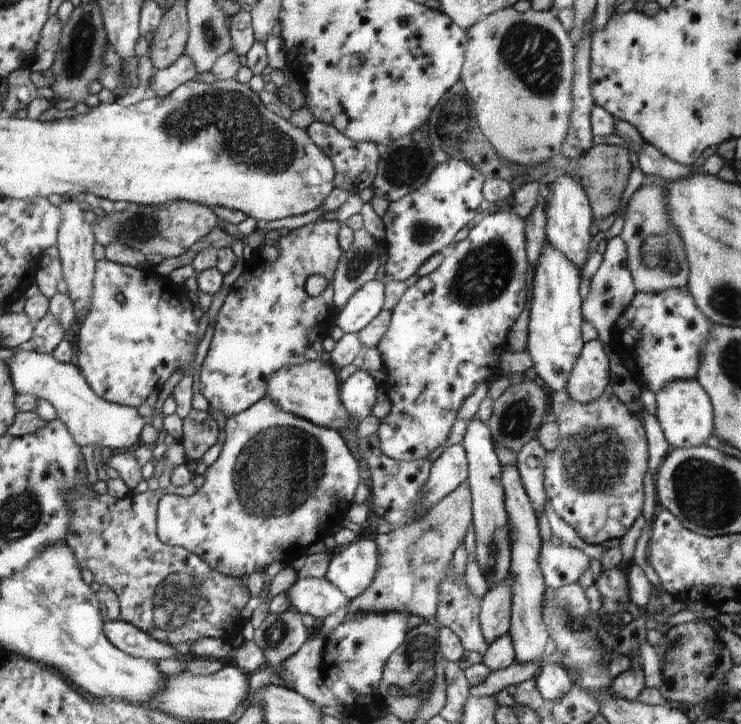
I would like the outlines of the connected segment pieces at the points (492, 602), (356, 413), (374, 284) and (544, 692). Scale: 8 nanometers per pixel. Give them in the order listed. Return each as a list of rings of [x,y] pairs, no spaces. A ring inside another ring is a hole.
[[[512,574],[498,586],[492,586],[481,599],[479,622],[484,640],[492,644],[510,630],[512,616]]]
[[[359,369],[347,378],[345,384],[342,401],[357,424],[370,416],[370,410],[376,404],[376,380],[366,370]]]
[[[376,279],[352,294],[349,302],[337,312],[335,323],[343,333],[360,333],[384,309],[385,283]]]
[[[551,659],[549,664],[542,665],[538,671],[538,676],[534,678],[536,688],[548,704],[566,694],[566,691],[570,690],[574,683],[570,674],[567,674],[566,669]]]

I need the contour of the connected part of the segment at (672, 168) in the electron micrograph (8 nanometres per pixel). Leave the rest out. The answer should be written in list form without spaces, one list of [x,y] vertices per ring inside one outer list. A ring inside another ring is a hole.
[[[644,141],[642,148],[638,150],[639,168],[645,175],[660,176],[665,181],[676,182],[682,178],[688,178],[694,171],[688,167],[674,162],[663,156],[652,144]]]

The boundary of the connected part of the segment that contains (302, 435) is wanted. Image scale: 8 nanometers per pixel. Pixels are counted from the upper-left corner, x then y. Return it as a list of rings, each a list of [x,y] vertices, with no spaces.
[[[268,396],[258,400],[258,403],[255,403],[253,407],[246,411],[228,417],[224,430],[226,431],[226,442],[222,446],[218,460],[206,470],[204,486],[198,489],[196,494],[188,497],[180,497],[174,494],[162,496],[157,510],[157,536],[161,538],[161,541],[196,553],[206,564],[210,564],[210,568],[214,568],[222,574],[241,578],[241,576],[251,576],[257,571],[264,572],[273,562],[291,564],[295,558],[306,556],[306,552],[314,542],[323,541],[325,537],[330,535],[334,536],[339,529],[343,528],[344,520],[347,519],[346,514],[348,514],[348,510],[351,510],[350,506],[352,506],[356,486],[360,482],[360,474],[358,474],[360,470],[358,470],[358,462],[354,460],[354,456],[350,454],[342,436],[336,430],[314,426],[308,420],[290,414],[290,412],[284,412],[280,408],[280,404],[273,402],[272,398],[268,398]]]

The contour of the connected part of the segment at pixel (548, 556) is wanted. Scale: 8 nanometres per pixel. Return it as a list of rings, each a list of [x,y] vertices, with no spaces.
[[[552,542],[543,544],[538,562],[543,572],[545,587],[573,586],[590,567],[590,560],[584,552],[572,548],[568,543],[560,546]]]

